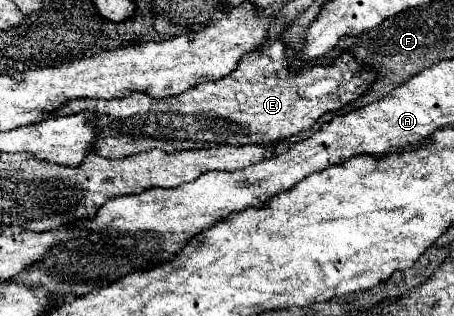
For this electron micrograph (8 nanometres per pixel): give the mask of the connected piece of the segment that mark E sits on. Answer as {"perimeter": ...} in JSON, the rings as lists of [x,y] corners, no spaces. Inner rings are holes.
{"perimeter":[[[281,40],[271,42],[271,46],[263,46],[253,54],[245,54],[241,58],[237,70],[221,80],[199,84],[179,96],[155,100],[147,94],[133,94],[119,100],[73,100],[61,110],[53,114],[73,114],[81,110],[93,110],[99,114],[97,120],[97,140],[95,152],[103,158],[127,158],[129,154],[139,154],[145,150],[159,148],[167,154],[177,150],[193,150],[193,148],[209,148],[221,144],[273,144],[279,140],[287,140],[301,130],[309,130],[319,116],[325,112],[337,112],[347,104],[359,100],[377,80],[377,72],[373,66],[359,64],[353,54],[343,52],[329,66],[309,66],[303,70],[293,70],[285,58],[285,44]]]}

